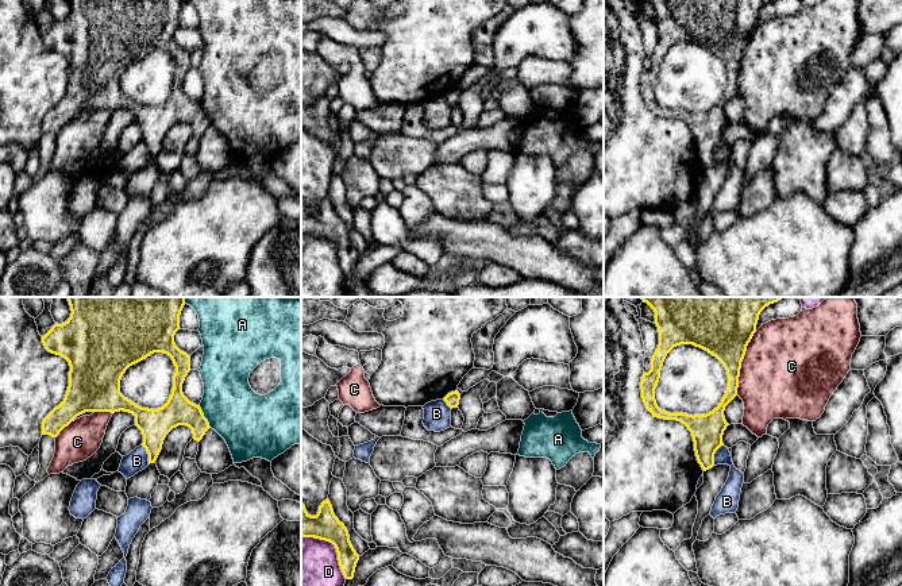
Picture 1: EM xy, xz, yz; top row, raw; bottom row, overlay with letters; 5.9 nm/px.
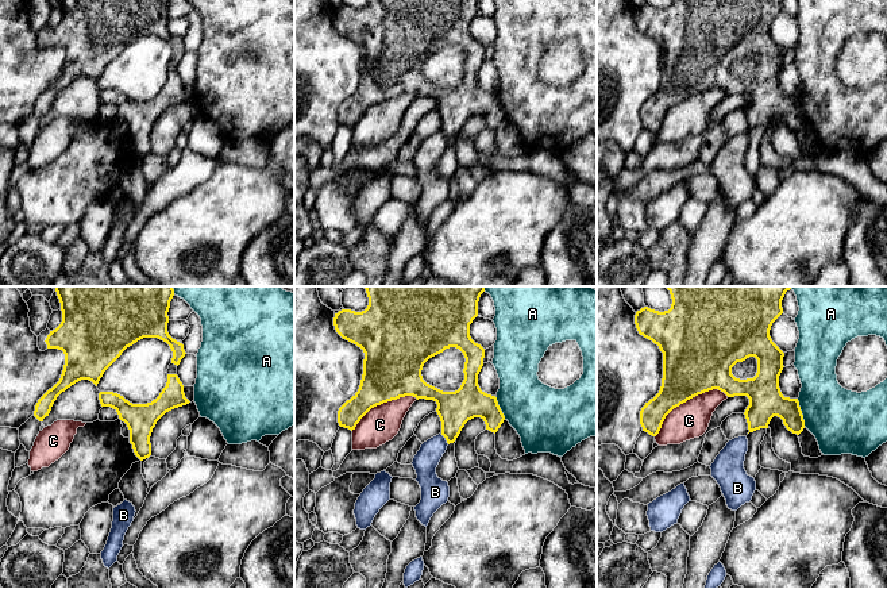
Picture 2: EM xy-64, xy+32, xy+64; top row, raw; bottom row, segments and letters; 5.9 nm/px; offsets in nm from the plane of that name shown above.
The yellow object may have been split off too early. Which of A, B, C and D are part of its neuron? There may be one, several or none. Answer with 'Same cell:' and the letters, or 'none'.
Same cell: none

